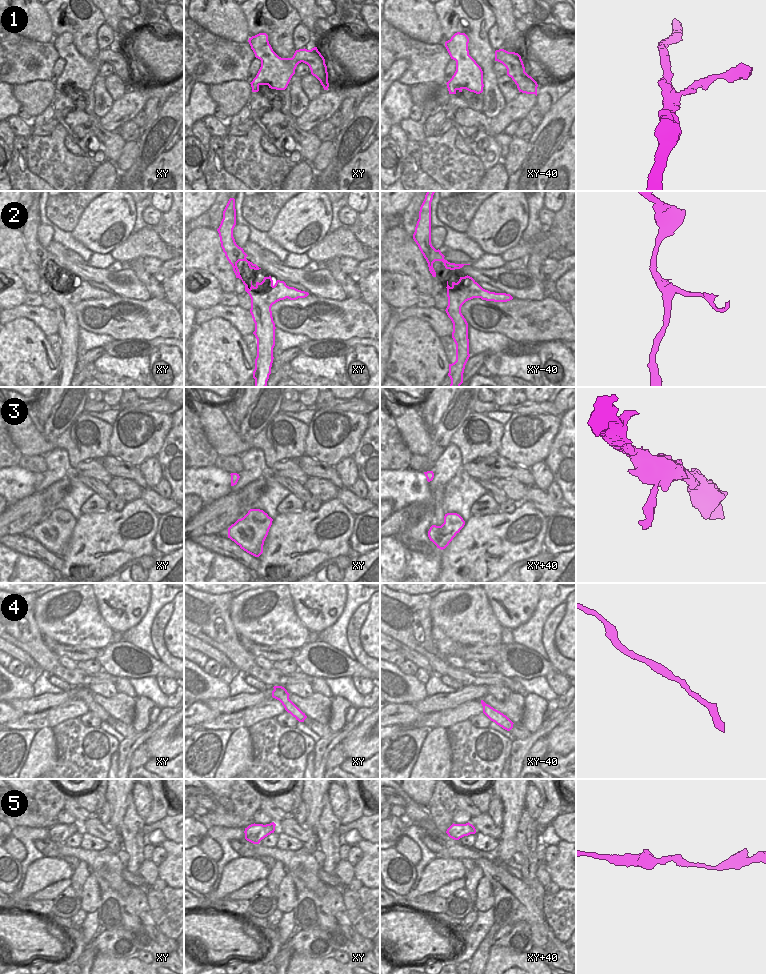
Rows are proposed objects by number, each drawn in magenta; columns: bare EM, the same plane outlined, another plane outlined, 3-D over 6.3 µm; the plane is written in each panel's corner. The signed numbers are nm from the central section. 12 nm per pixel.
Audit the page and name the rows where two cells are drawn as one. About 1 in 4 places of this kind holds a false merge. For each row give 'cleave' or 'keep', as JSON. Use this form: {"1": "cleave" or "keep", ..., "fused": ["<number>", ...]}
{"1": "keep", "2": "cleave", "3": "keep", "4": "keep", "5": "keep", "fused": ["2"]}

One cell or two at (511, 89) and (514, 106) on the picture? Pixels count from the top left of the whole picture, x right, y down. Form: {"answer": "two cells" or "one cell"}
{"answer": "two cells"}

